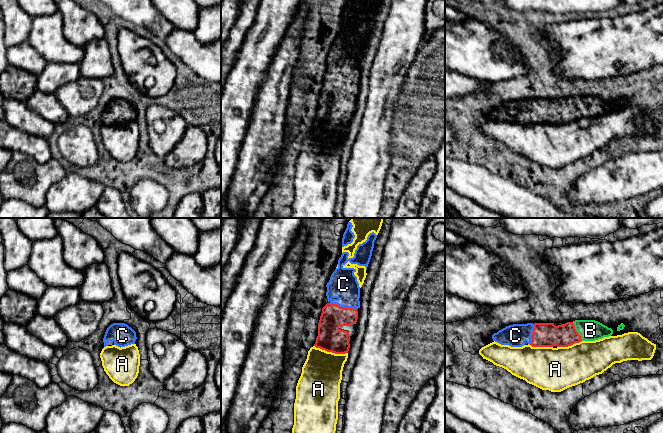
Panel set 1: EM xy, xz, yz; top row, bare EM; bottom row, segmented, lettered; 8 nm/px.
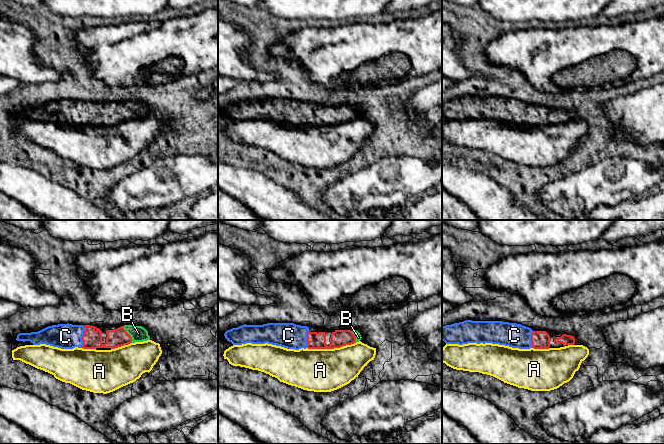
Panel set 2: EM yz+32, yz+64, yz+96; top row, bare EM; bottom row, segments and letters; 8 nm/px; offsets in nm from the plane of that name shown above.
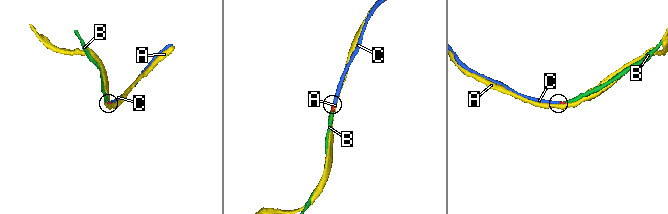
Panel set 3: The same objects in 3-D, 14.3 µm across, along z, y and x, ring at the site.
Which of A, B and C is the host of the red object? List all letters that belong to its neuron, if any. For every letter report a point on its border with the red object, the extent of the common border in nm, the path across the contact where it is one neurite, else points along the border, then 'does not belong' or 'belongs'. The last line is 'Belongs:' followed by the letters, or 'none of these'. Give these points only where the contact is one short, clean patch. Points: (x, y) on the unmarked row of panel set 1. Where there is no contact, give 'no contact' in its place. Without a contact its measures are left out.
A: contact xz (331, 127); length 280 nm; does not belong
B: contact yz (576, 107); length 170 nm; way yz (545, 110), (568, 110), (576, 107), (590, 106); belongs
C: contact xz (343, 83); length 220 nm; way xz (333, 92), (343, 83), (343, 60); belongs
Belongs: B, C

